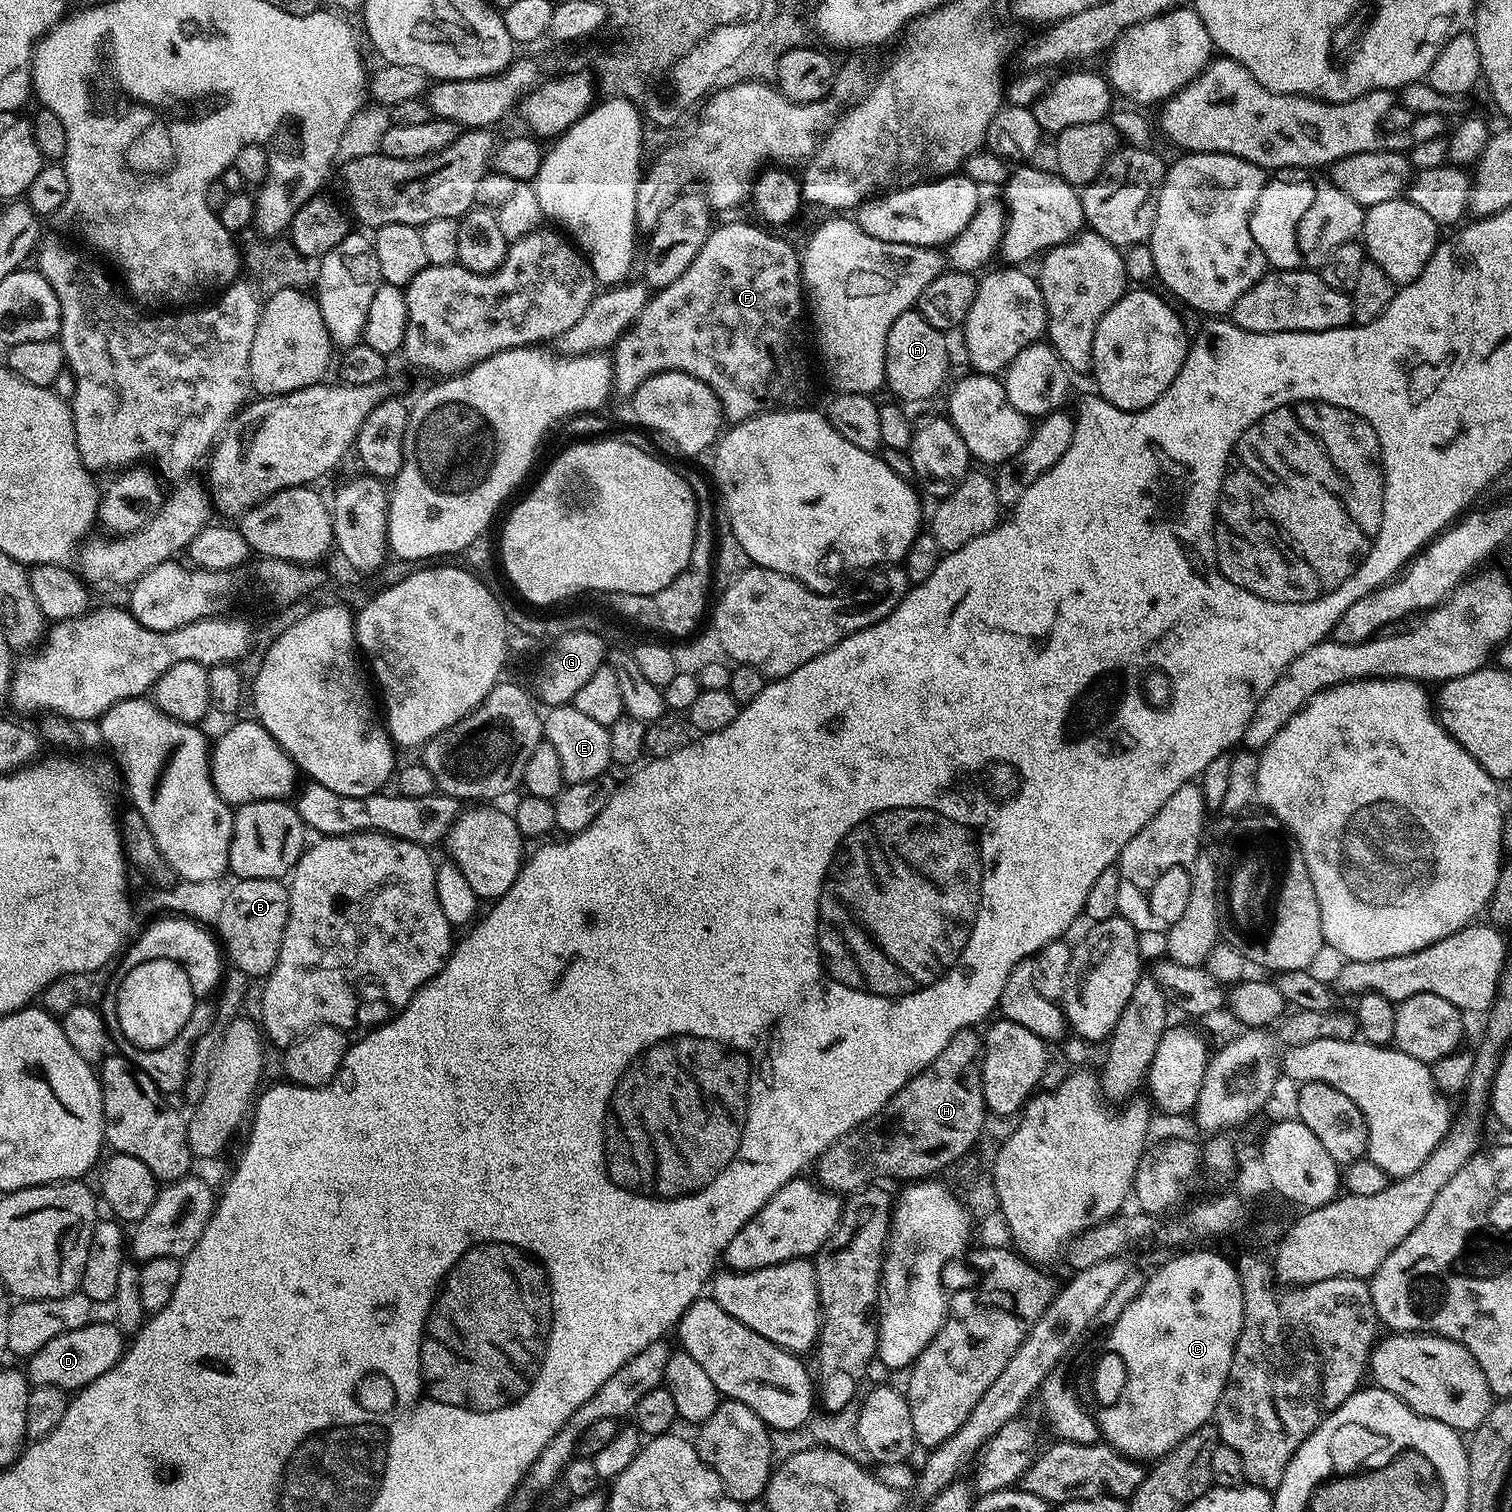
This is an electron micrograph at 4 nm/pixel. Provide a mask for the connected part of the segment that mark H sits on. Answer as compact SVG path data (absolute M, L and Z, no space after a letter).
M964 1028L934 1058L929 1068L923 1068L878 1114L866 1123L860 1124L852 1132L846 1133L841 1140L828 1147L814 1165L815 1179L823 1188L837 1194L851 1194L873 1181L880 1182L883 1176L900 1182L915 1182L935 1177L943 1168L960 1160L968 1151L977 1147L980 1131L986 1127L984 1107L984 1042L981 1033L972 1028Z

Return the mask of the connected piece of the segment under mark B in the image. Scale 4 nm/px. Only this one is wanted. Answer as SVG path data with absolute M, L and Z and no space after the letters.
M266 878L237 879L231 885L218 921L218 940L227 959L228 956L232 959L231 967L242 970L250 978L267 977L278 962L278 950L282 946L282 934L287 921L287 883Z

